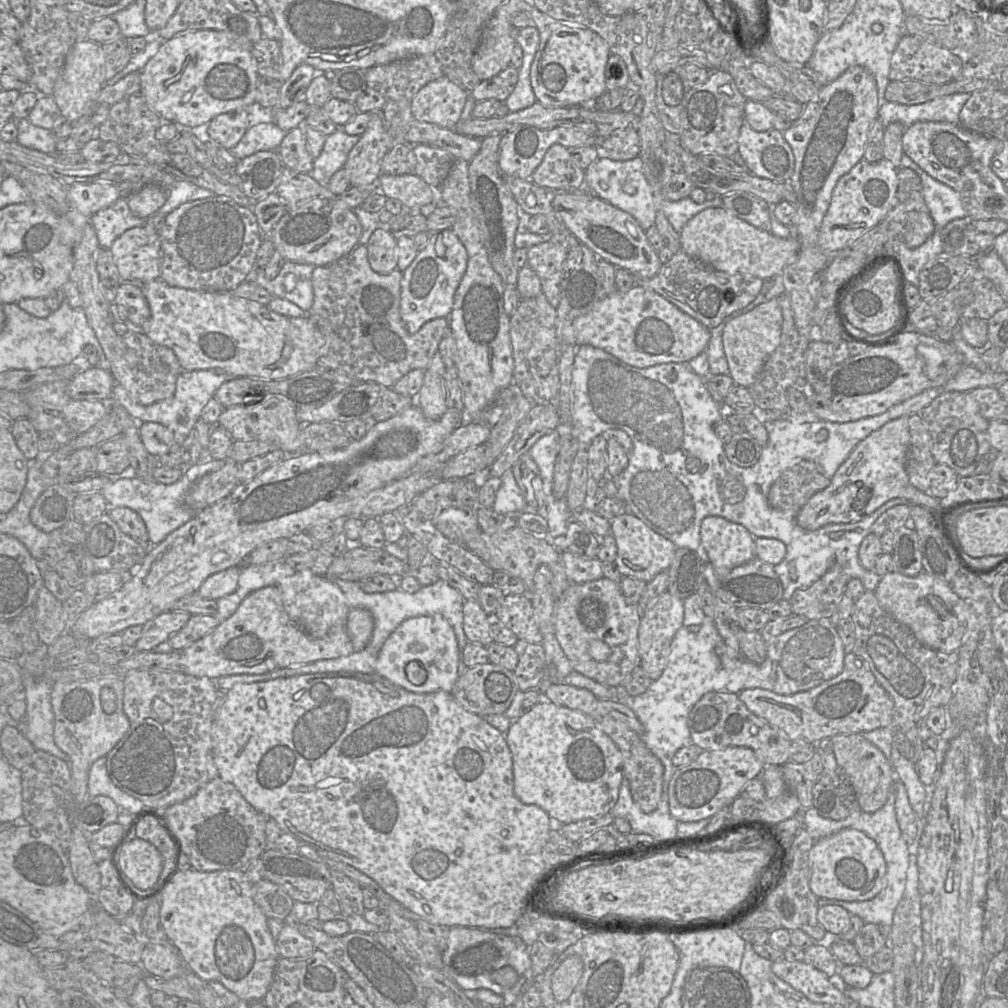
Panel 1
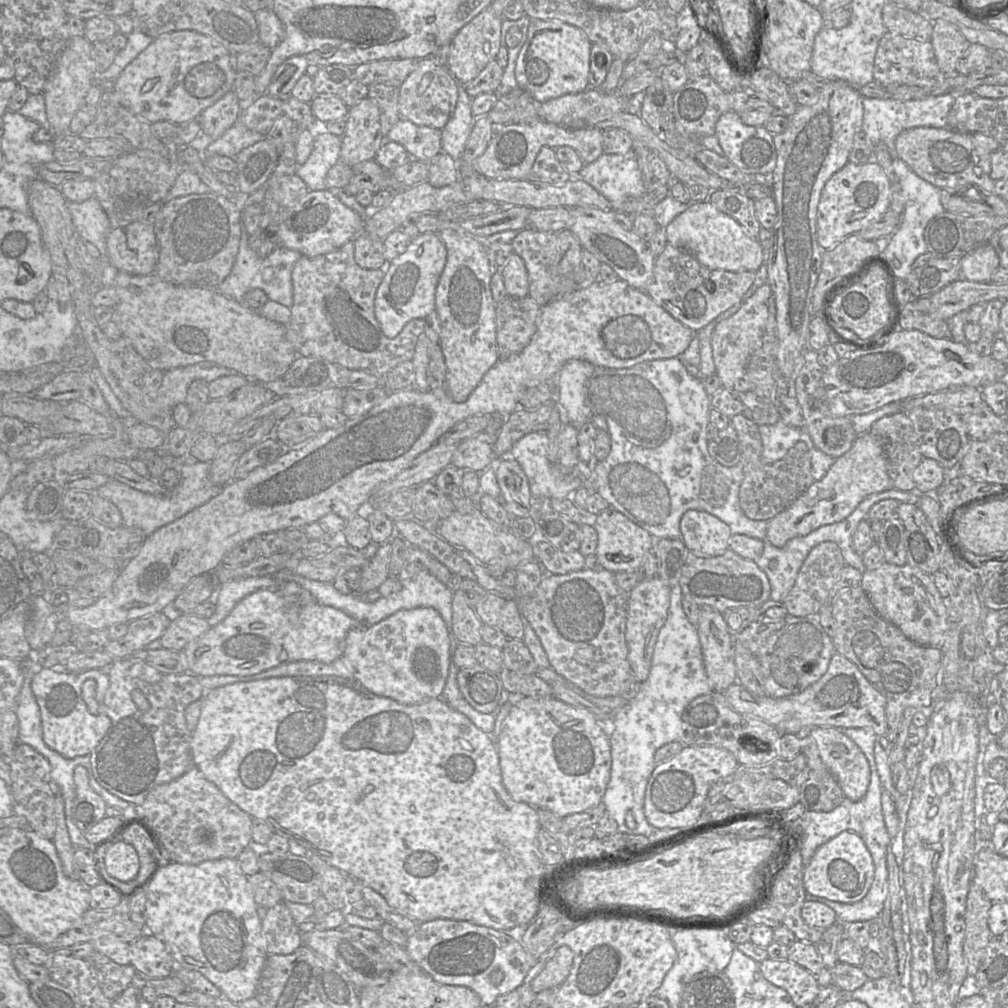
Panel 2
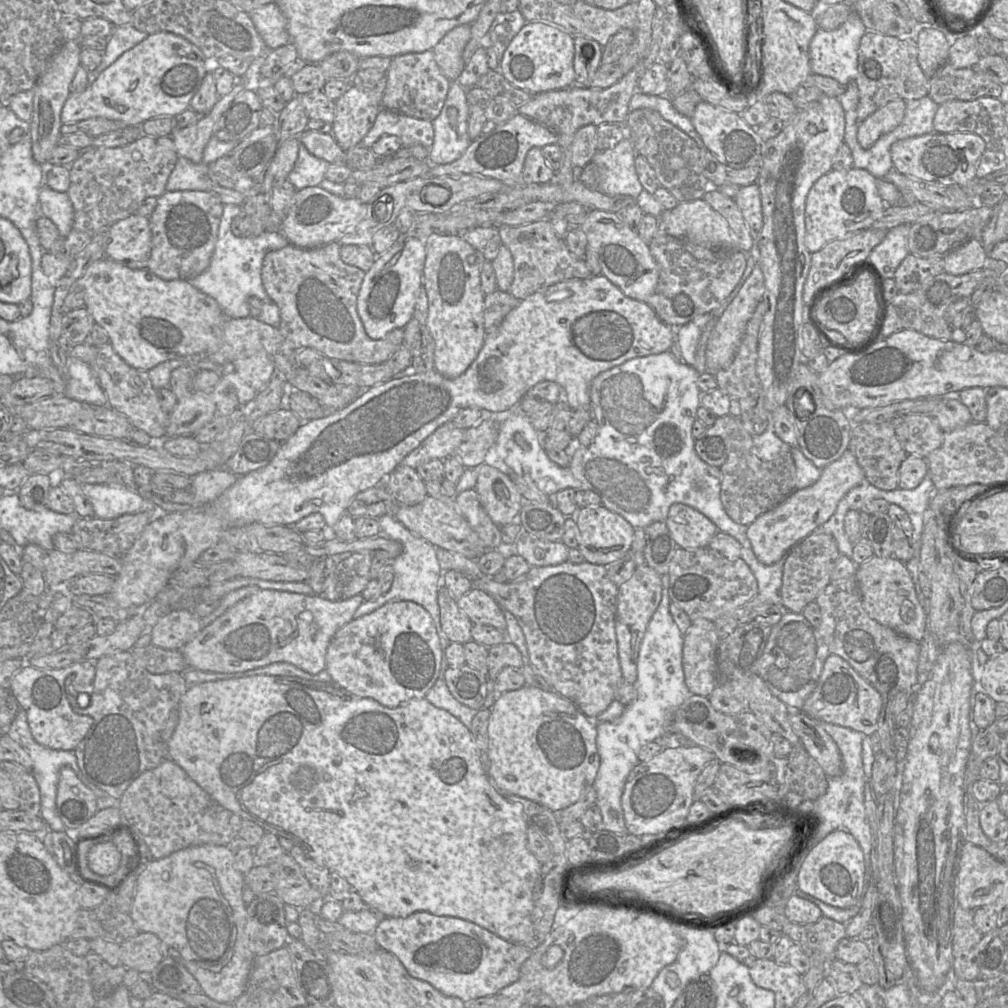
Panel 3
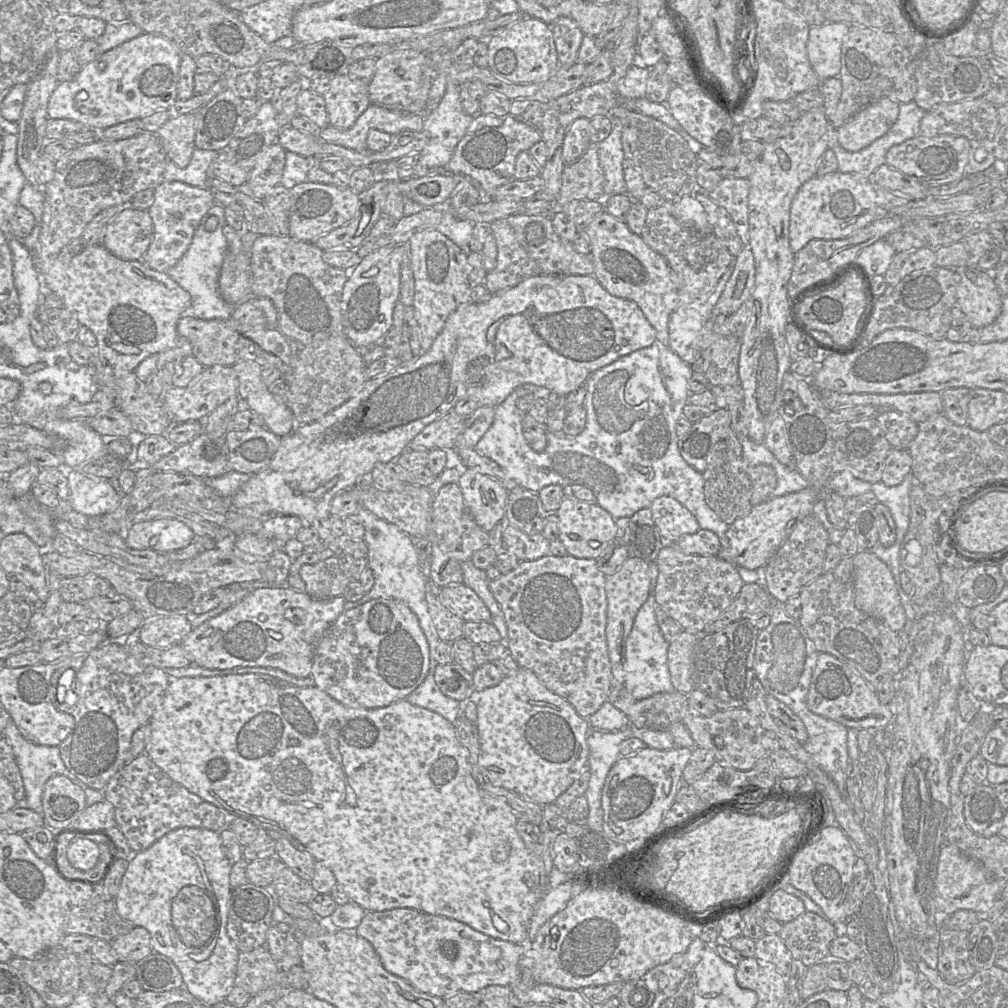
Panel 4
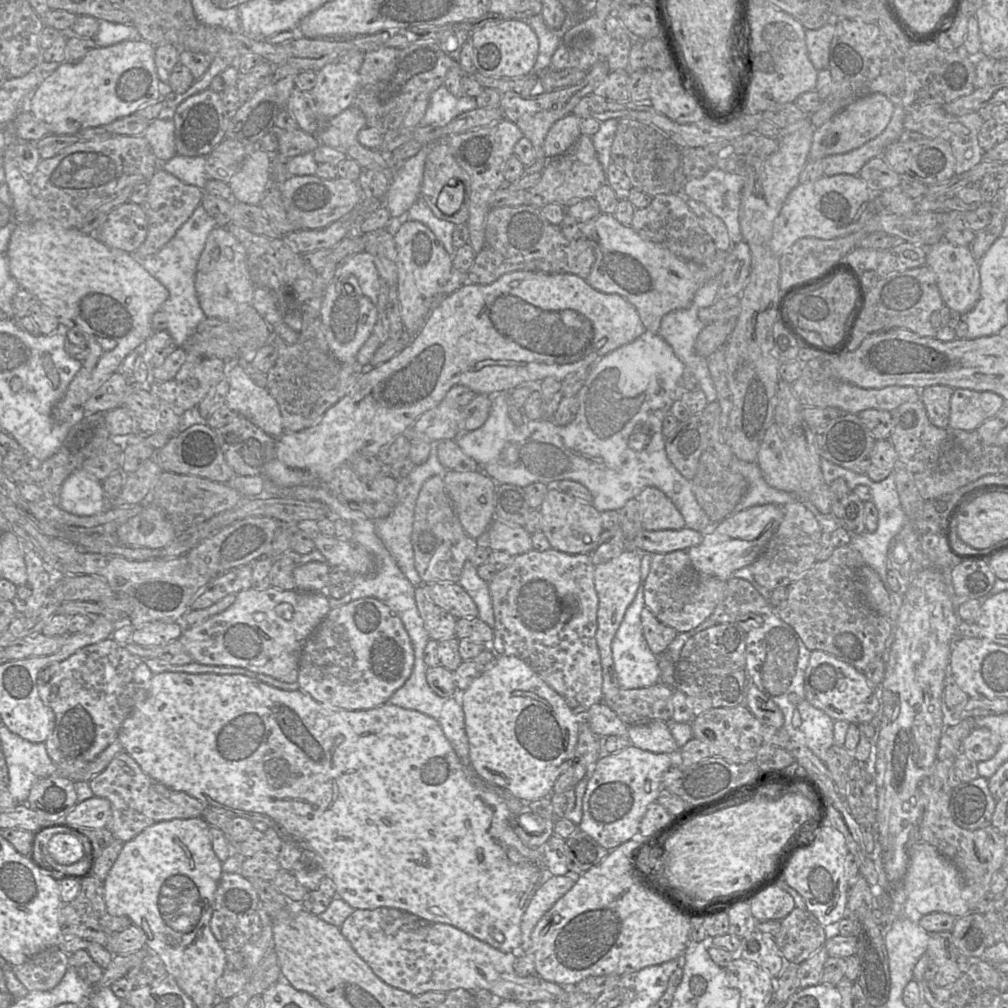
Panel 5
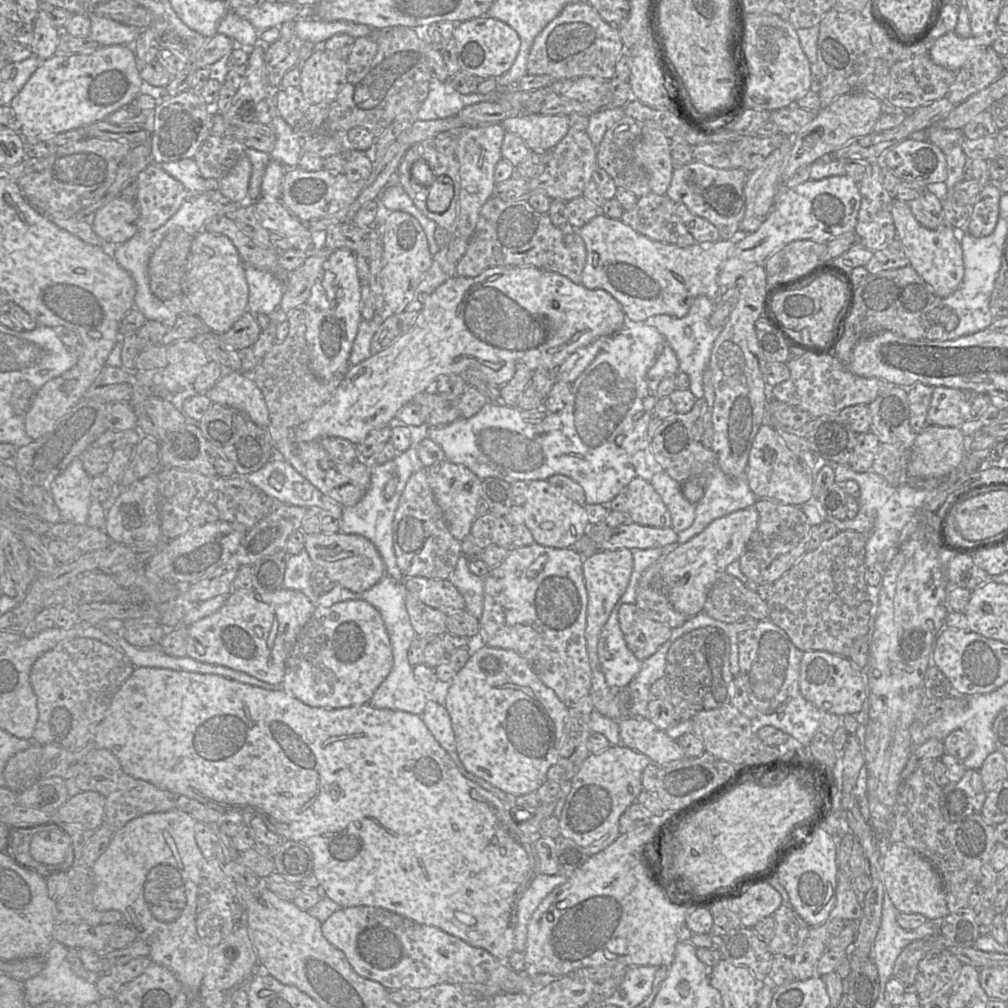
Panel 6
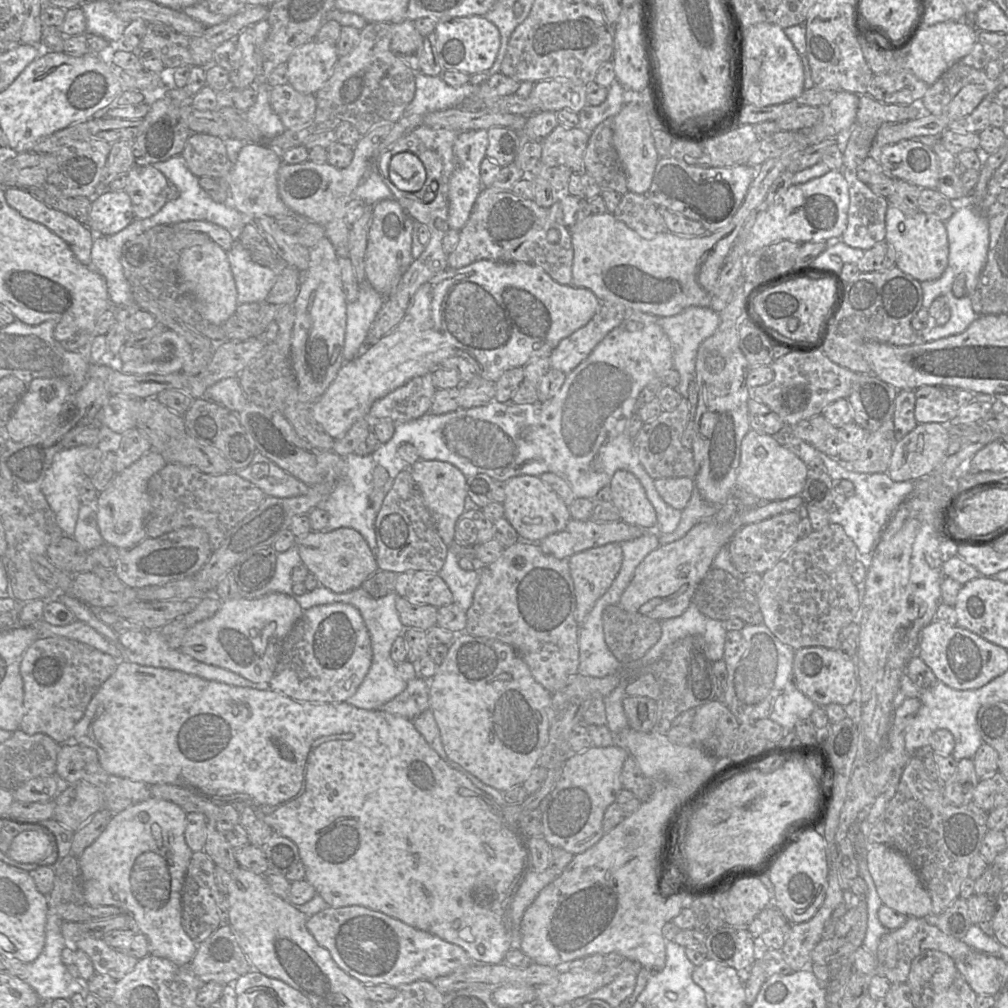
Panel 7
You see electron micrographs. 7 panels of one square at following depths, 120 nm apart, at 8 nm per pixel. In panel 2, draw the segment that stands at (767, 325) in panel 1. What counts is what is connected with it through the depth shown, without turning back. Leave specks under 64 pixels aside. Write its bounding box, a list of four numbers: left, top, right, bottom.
[711,283,771,388]

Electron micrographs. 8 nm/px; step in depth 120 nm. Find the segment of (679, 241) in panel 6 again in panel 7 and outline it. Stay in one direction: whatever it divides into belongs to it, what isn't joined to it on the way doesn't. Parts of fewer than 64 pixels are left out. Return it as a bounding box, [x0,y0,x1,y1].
[613,194,668,239]

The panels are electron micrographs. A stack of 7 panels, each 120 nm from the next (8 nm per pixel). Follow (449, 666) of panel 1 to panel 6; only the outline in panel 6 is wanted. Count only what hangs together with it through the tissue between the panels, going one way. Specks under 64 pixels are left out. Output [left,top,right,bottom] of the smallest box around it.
[282,600,393,708]

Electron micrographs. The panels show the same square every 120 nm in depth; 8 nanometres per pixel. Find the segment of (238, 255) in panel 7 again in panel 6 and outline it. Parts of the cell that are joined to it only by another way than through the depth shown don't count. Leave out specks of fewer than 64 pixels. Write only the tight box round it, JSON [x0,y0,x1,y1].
[245,265,284,316]

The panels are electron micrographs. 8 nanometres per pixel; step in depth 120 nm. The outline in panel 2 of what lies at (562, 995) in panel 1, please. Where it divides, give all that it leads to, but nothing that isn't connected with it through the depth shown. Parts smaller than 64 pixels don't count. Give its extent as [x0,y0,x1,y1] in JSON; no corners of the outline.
[531,946,574,990]

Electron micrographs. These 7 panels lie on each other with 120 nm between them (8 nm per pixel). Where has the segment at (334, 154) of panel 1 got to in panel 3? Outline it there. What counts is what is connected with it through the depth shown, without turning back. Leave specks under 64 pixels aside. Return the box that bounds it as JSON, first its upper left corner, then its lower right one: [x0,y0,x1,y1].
[287,143,330,190]

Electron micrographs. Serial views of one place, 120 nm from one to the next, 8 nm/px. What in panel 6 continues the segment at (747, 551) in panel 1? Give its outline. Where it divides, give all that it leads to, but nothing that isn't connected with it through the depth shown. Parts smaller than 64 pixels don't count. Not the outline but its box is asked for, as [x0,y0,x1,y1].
[624,478,671,528]

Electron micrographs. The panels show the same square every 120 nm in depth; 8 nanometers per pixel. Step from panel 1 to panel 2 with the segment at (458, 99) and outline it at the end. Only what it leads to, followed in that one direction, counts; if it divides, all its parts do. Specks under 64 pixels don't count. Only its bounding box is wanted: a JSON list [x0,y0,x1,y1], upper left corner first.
[398,57,458,130]

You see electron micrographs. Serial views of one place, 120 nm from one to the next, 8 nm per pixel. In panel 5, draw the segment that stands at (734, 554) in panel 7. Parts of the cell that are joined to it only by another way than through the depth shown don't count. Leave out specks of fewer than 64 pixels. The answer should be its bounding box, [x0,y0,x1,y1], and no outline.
[749,500,823,591]

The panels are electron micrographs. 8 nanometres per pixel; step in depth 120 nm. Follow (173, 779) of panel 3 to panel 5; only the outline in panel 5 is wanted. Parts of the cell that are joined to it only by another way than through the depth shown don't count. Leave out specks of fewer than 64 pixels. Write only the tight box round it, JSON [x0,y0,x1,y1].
[89,752,206,843]

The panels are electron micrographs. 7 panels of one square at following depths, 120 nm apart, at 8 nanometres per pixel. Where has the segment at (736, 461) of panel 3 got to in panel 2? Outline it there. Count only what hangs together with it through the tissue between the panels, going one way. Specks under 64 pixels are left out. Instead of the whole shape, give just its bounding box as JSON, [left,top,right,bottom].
[730,413,815,521]

